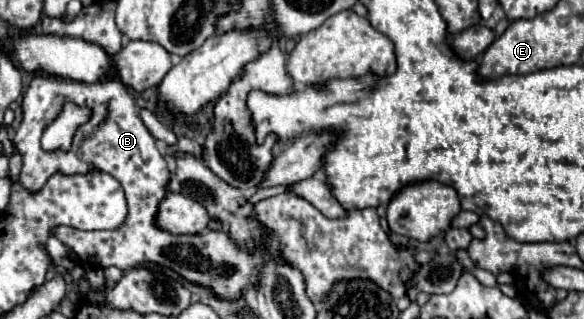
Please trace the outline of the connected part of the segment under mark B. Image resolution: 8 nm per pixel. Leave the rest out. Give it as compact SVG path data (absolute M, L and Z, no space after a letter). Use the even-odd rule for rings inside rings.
M36 74L28 88L26 88L26 102L22 100L22 122L20 128L16 130L16 146L24 158L24 166L20 172L20 184L32 192L36 192L38 188L42 188L42 184L54 174L54 172L66 172L66 174L74 174L74 172L88 172L90 168L98 168L110 176L114 176L120 186L126 192L126 200L128 200L128 216L126 222L118 228L118 230L94 230L94 232L82 232L82 230L74 230L74 228L56 228L54 236L58 240L62 240L74 254L78 254L80 260L96 264L96 266L118 266L120 270L126 270L130 266L140 266L142 262L154 262L160 266L168 266L174 272L178 272L180 276L184 276L190 282L208 286L214 290L216 296L226 298L226 300L234 300L244 292L244 284L250 284L250 276L258 276L258 264L262 264L260 254L250 254L250 252L238 252L238 248L234 248L234 240L230 240L230 236L226 236L226 232L214 232L208 230L206 234L190 234L190 236L174 236L170 232L164 232L160 228L154 226L154 216L158 210L158 204L162 200L162 196L166 196L166 184L170 180L170 170L168 164L164 160L164 156L158 152L158 148L154 146L154 136L146 130L146 126L142 124L140 116L138 116L138 108L132 100L132 96L128 94L128 88L120 82L120 78L116 74L110 74L98 82L78 82L78 80L70 80L70 78L62 78L62 76L50 76L50 74ZM106 98L106 108L108 114L104 118L104 122L100 122L88 136L82 138L78 152L76 148L70 148L68 152L64 150L52 150L46 152L40 146L40 138L42 132L46 130L46 126L62 112L62 106L66 102L72 102L76 106L82 108L90 108L96 110L100 104L98 100Z

